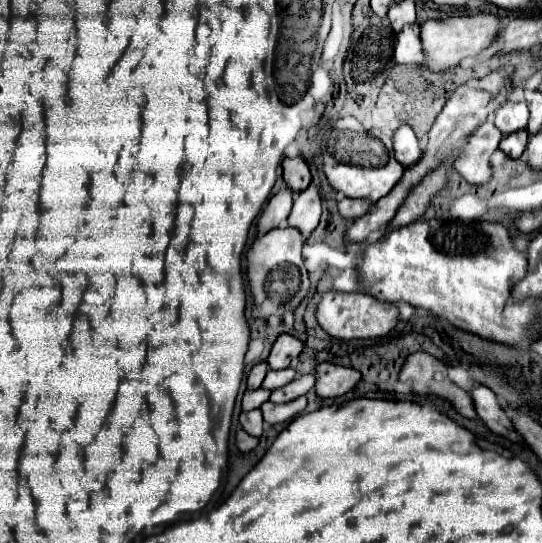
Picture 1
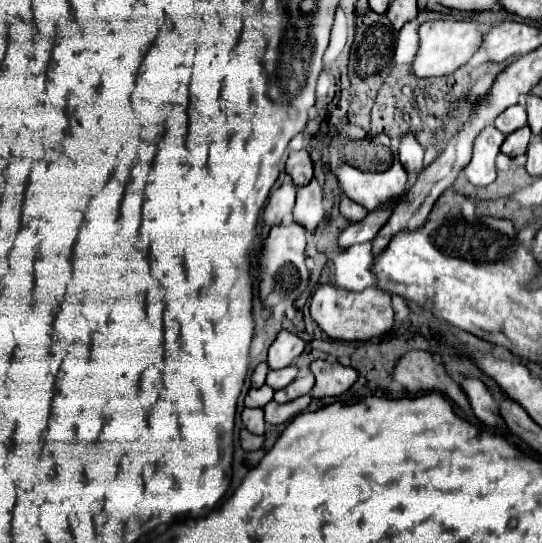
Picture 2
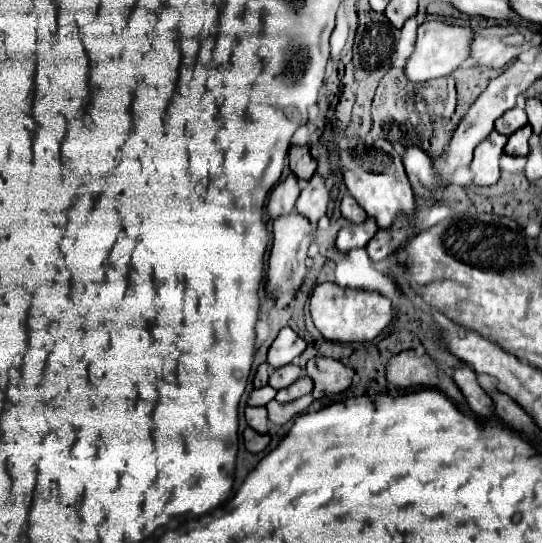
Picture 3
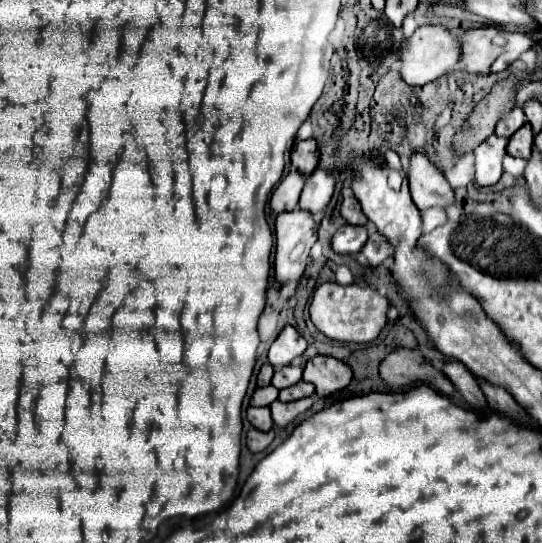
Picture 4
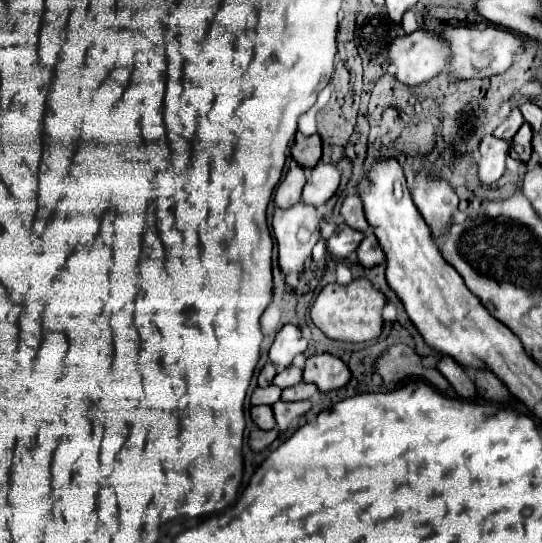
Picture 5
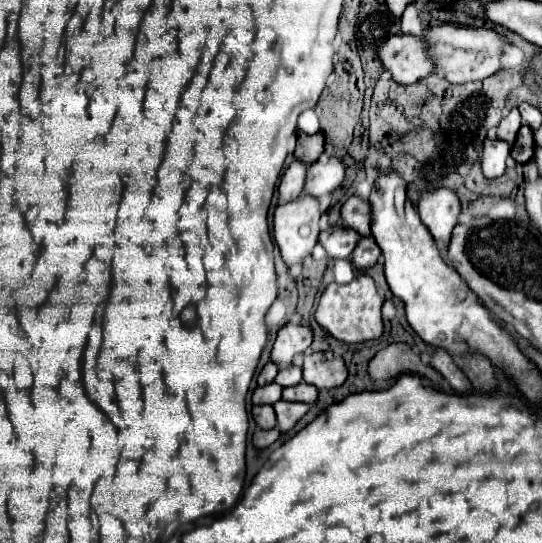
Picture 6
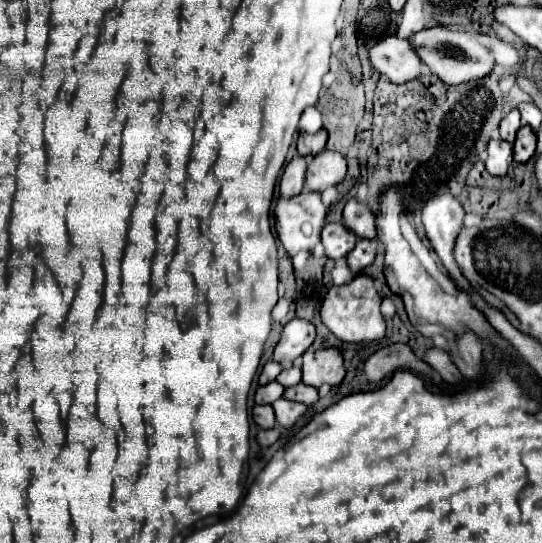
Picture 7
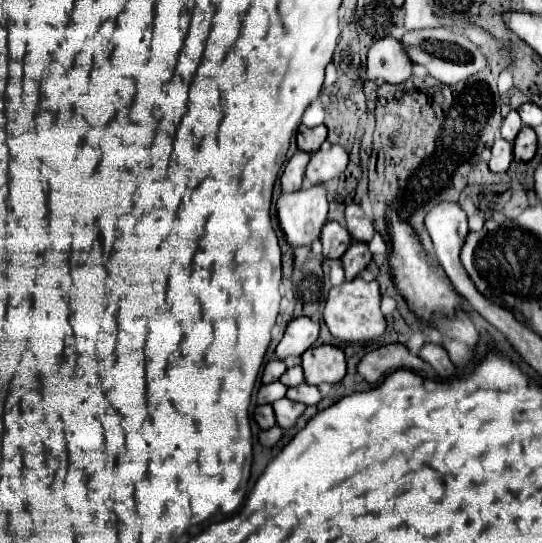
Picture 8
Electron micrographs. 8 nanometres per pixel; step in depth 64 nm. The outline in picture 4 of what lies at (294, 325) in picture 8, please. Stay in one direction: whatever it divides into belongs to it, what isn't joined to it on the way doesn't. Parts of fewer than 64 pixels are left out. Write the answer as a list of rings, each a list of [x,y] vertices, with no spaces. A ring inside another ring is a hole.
[[[286,326],[270,346],[268,362],[274,368],[282,368],[288,366],[296,356],[304,354],[304,350],[306,350],[306,340],[298,334],[294,326]]]

